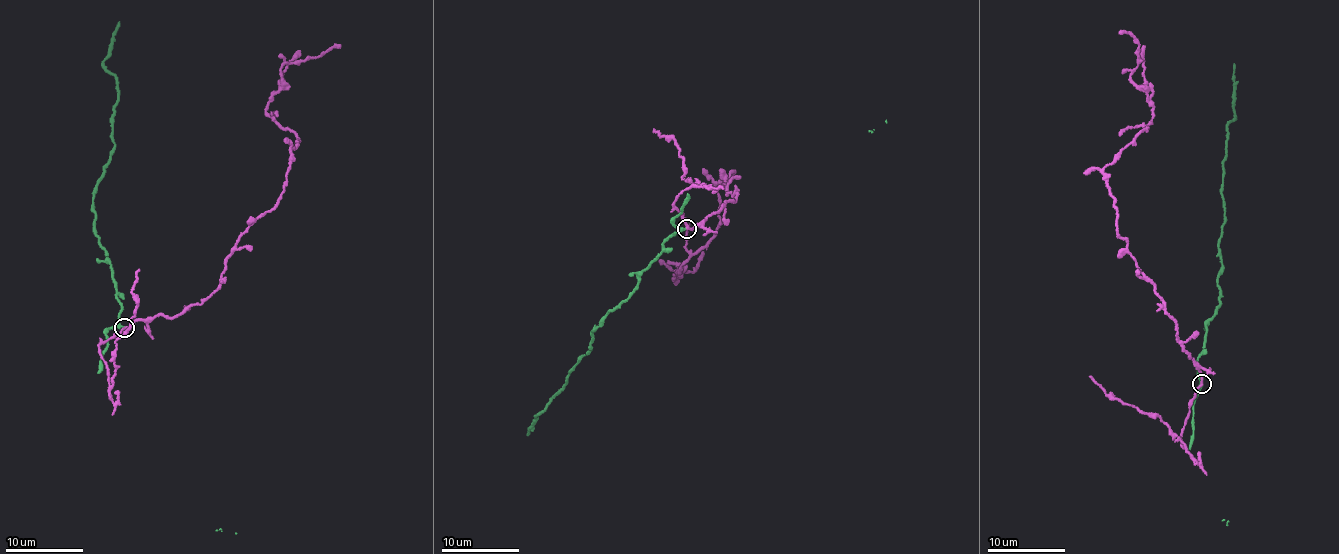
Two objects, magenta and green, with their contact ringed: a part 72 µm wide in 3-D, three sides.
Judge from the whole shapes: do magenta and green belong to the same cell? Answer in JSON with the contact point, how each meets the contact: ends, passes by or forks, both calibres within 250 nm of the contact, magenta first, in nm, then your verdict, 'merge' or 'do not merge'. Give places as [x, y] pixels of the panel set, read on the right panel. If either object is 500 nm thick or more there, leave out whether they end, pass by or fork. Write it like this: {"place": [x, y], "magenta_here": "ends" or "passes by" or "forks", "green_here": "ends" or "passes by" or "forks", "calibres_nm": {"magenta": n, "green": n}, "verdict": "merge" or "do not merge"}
{"place": [1201, 384], "magenta_here": "passes by", "green_here": "passes by", "calibres_nm": {"magenta": 170, "green": 160}, "verdict": "do not merge"}

